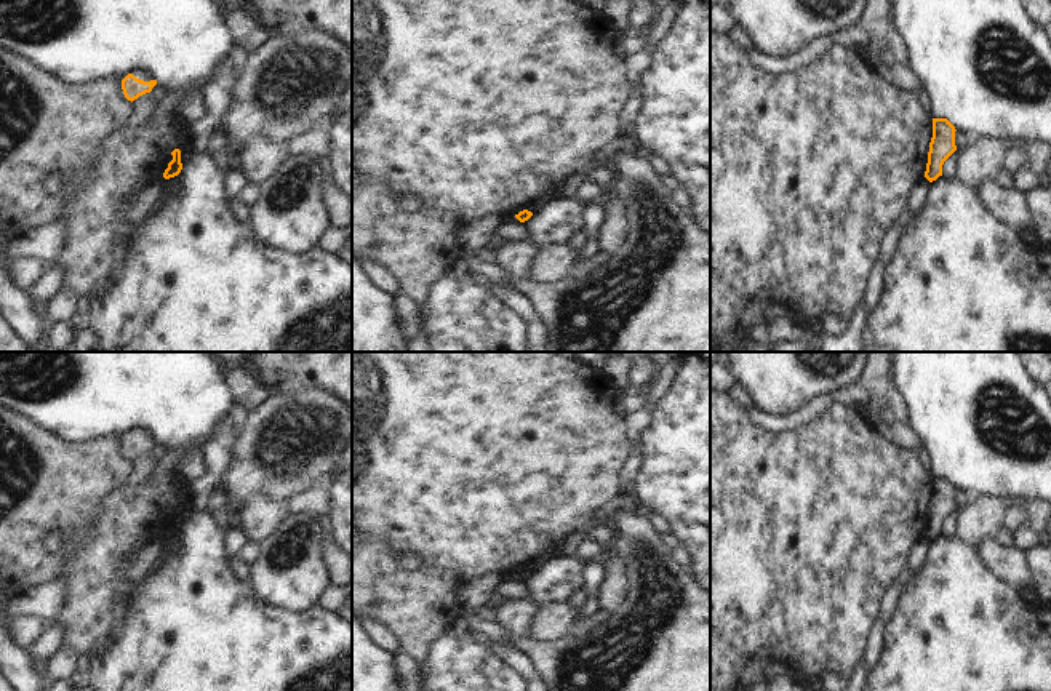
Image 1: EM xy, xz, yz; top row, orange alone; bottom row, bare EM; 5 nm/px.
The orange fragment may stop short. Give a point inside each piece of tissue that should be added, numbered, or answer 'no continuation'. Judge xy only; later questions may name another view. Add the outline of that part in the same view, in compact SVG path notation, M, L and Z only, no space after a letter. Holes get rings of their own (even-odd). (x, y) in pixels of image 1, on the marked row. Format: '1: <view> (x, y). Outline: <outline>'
1: xy (138, 72). Outline: M141 67L130 69L130 70L123 72L120 80L123 80L128 74L133 74L136 78L144 80L144 82L154 80L152 74L146 69L141 69Z

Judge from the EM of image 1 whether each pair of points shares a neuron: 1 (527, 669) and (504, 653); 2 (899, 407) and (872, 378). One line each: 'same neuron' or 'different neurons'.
1: same neuron
2: same neuron

